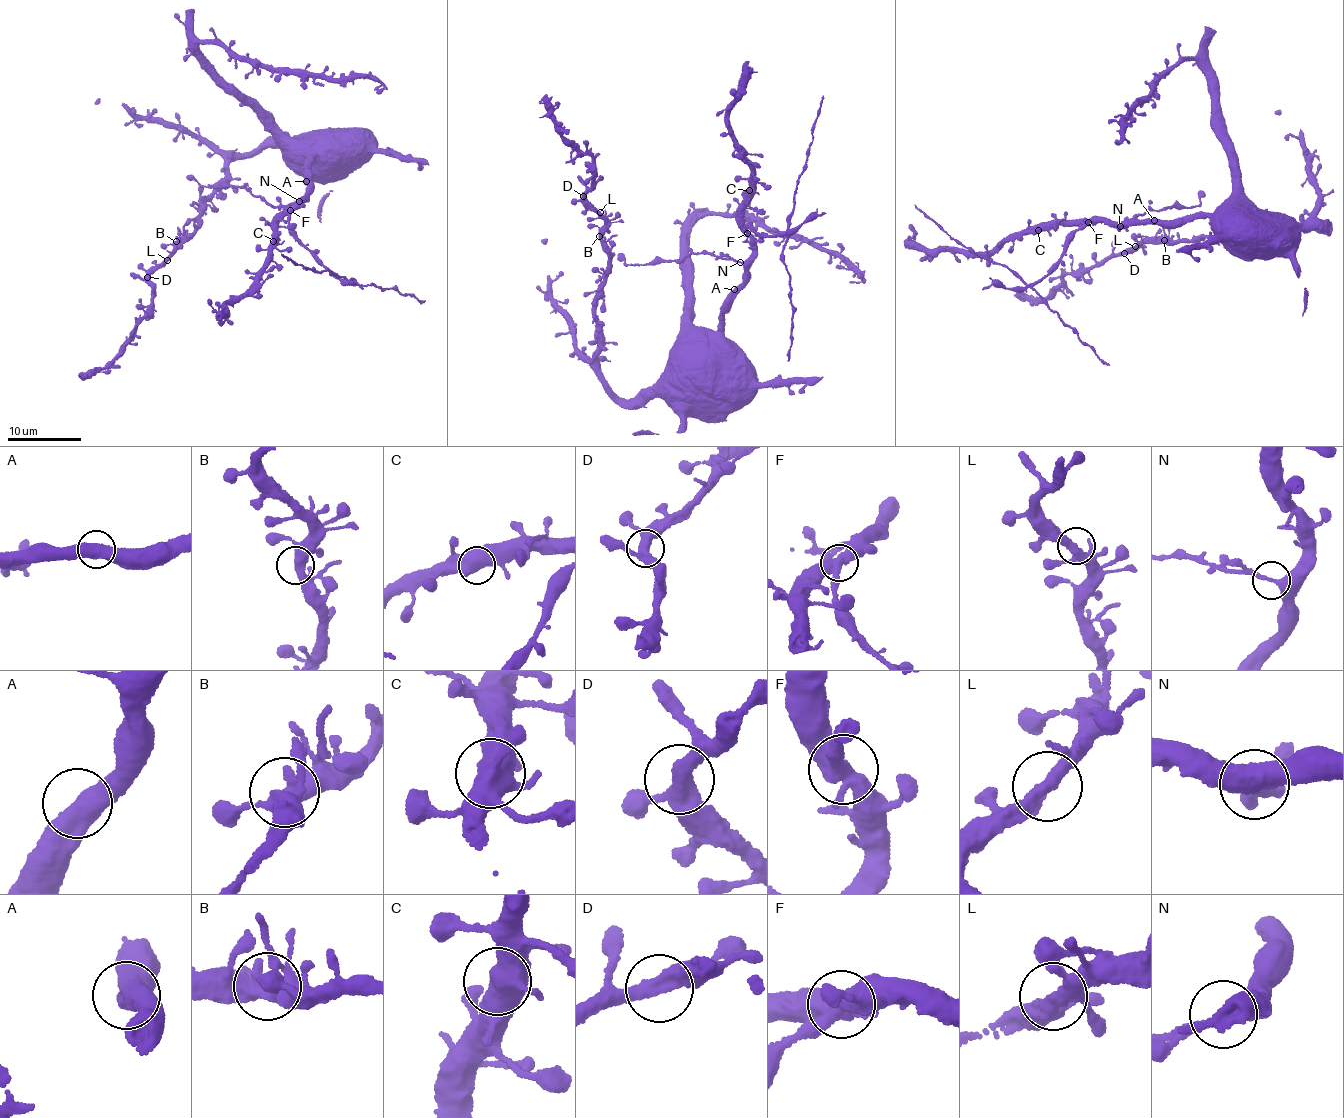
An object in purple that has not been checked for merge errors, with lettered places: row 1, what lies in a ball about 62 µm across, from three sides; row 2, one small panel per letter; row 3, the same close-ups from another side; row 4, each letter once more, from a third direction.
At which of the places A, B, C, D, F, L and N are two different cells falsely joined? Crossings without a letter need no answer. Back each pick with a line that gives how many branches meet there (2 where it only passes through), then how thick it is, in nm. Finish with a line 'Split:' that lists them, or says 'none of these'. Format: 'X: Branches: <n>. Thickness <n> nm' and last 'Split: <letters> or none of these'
F: Branches: 3. Thickness 480 nm
N: Branches: 2. Thickness 320 nm
Split: F, N

